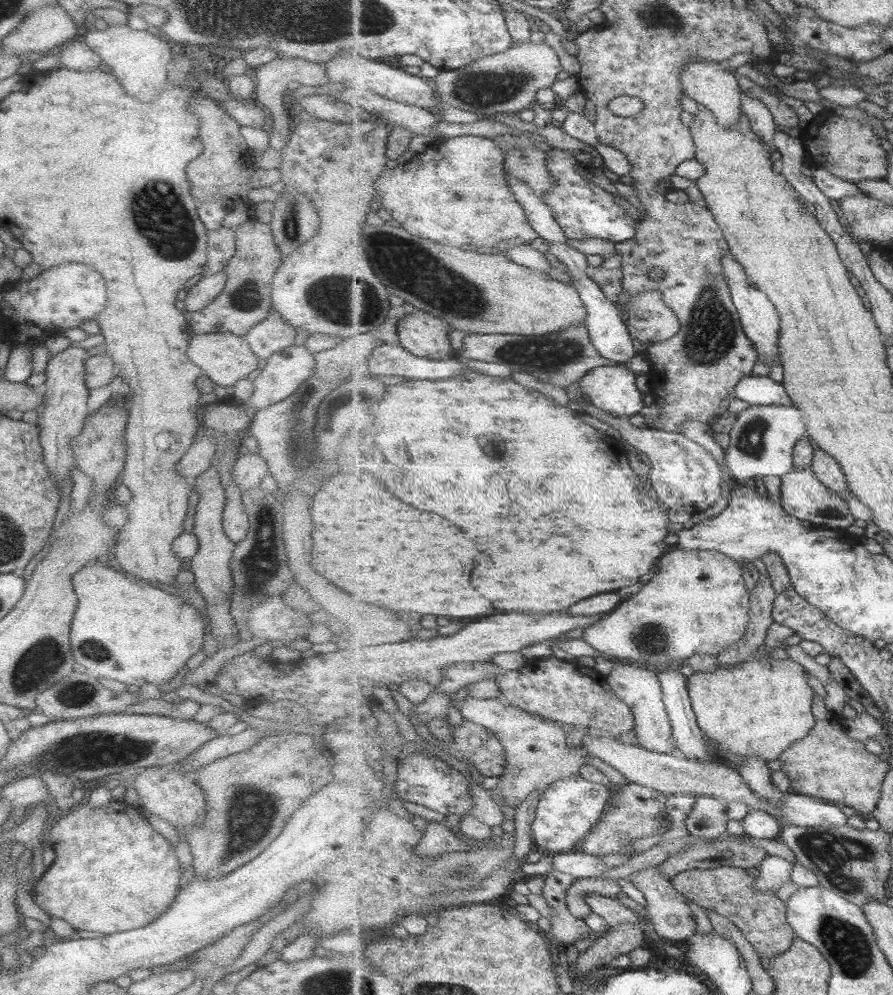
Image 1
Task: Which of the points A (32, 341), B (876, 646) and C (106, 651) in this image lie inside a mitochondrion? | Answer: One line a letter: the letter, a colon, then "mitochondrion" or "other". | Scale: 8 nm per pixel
A: other
B: other
C: mitochondrion

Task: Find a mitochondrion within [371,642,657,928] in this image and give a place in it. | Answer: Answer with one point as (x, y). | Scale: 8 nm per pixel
(460, 870)

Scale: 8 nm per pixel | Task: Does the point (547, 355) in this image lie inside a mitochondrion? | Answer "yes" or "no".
yes

